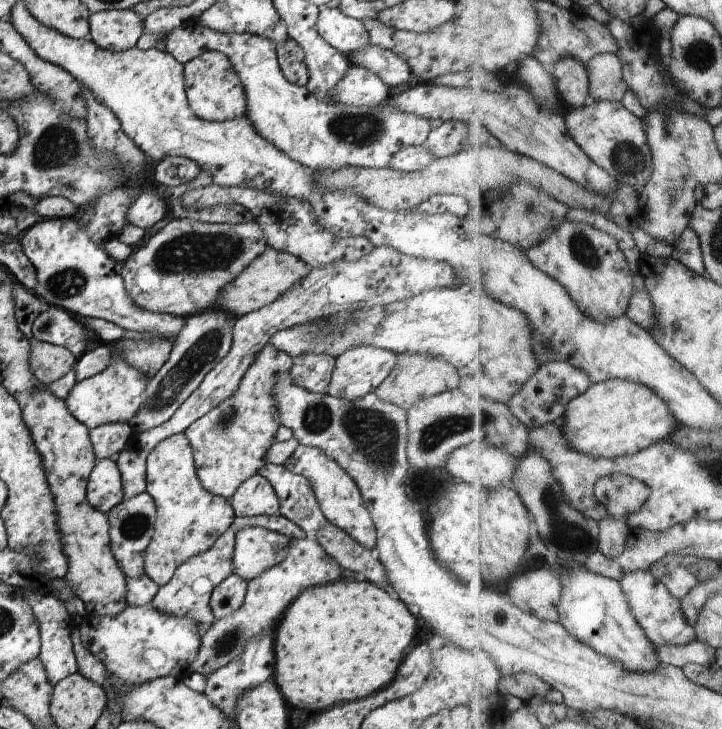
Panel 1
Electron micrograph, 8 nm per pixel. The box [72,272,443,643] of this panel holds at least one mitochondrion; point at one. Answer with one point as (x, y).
(368, 433)

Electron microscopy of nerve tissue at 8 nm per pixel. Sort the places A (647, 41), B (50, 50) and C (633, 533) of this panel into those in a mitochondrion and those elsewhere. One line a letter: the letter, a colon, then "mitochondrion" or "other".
A: mitochondrion
B: other
C: other

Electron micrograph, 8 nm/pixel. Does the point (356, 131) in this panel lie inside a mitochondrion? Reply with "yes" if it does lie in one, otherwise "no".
yes

